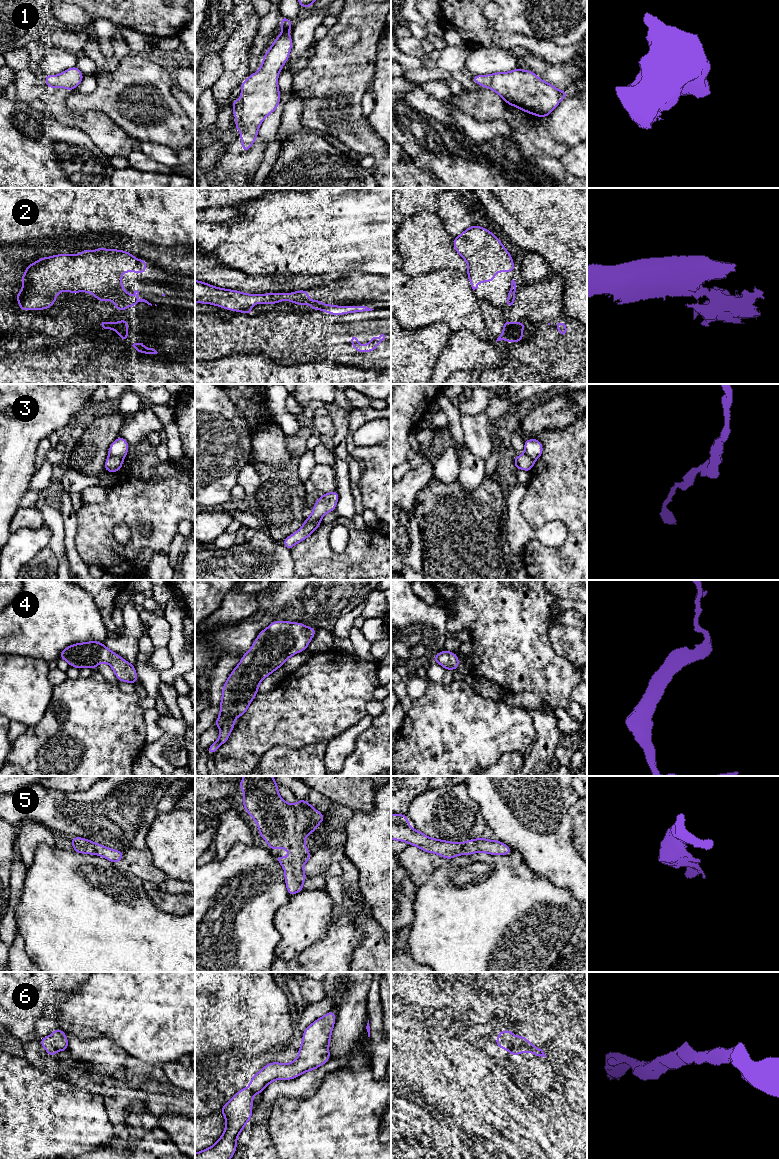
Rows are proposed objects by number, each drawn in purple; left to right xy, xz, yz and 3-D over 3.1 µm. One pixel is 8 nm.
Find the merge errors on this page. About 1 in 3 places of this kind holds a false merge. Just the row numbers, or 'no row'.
2, 3

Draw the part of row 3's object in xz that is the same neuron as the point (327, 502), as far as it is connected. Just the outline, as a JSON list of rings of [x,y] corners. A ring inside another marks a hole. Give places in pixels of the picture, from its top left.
[[[336,490],[322,494],[313,506],[312,514],[305,519],[304,523],[321,521],[326,513],[335,511],[338,500],[339,493]]]

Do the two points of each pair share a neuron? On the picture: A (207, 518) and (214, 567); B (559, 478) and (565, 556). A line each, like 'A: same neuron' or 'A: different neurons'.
A: different neurons
B: same neuron

